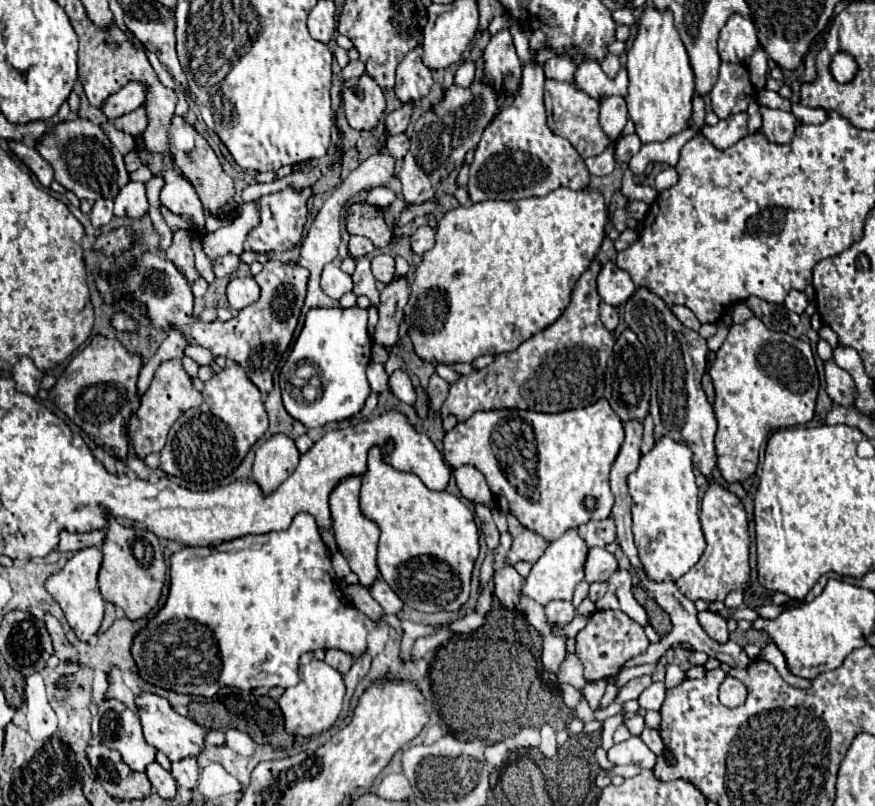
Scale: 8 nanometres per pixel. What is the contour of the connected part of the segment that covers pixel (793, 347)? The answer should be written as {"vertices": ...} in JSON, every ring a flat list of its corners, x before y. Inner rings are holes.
{"vertices":[[757,317,729,329,709,375,715,387,713,409,719,423,715,435,717,467,729,483,745,481,755,473,759,447,773,431,813,419,819,375,809,341,769,331]]}

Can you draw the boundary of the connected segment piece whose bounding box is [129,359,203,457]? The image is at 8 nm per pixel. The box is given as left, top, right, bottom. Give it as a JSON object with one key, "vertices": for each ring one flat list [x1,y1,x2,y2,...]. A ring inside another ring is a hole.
{"vertices":[[181,359,161,363,159,369,155,371,155,377,153,377,153,383,151,383,149,391,141,399,141,405,139,405,137,413,129,421,129,435,133,439,135,455,147,457,149,453,159,453,165,447,165,439,167,439,167,433,169,433,171,425,187,409,199,407,201,403,203,403,203,397,201,397,199,391,193,389,191,379,187,377,187,373,181,367]]}

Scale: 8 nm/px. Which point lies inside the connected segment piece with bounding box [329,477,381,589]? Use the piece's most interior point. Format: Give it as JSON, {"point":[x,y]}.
{"point":[357,537]}

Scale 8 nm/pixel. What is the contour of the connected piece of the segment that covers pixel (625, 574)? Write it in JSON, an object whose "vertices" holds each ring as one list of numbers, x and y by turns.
{"vertices":[[617,569,617,573,609,579,607,593,597,603,597,609,601,609,601,611,603,609,623,611,633,621,637,621,641,627,645,627,649,623,645,609,635,601,633,593,631,593,631,573,629,571,623,571,623,569]]}

